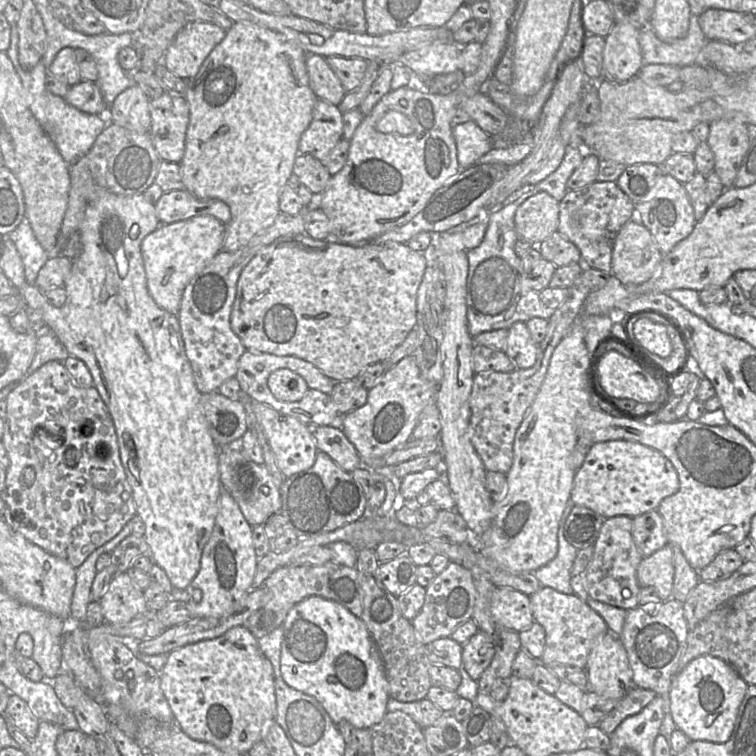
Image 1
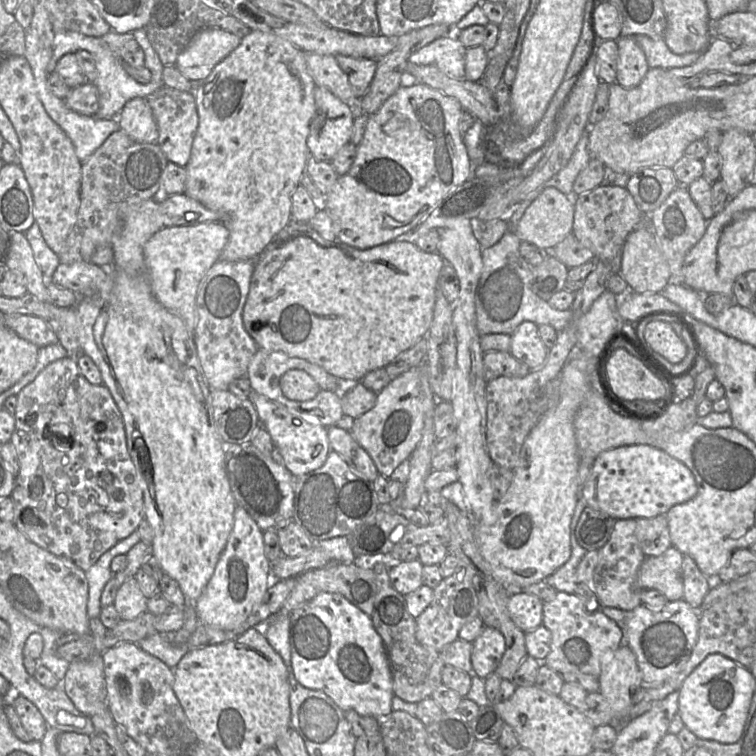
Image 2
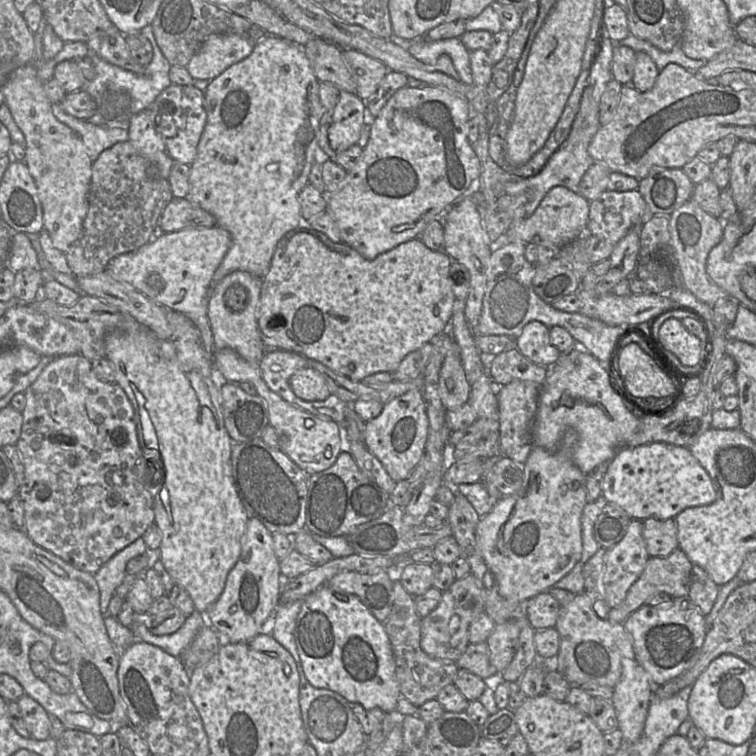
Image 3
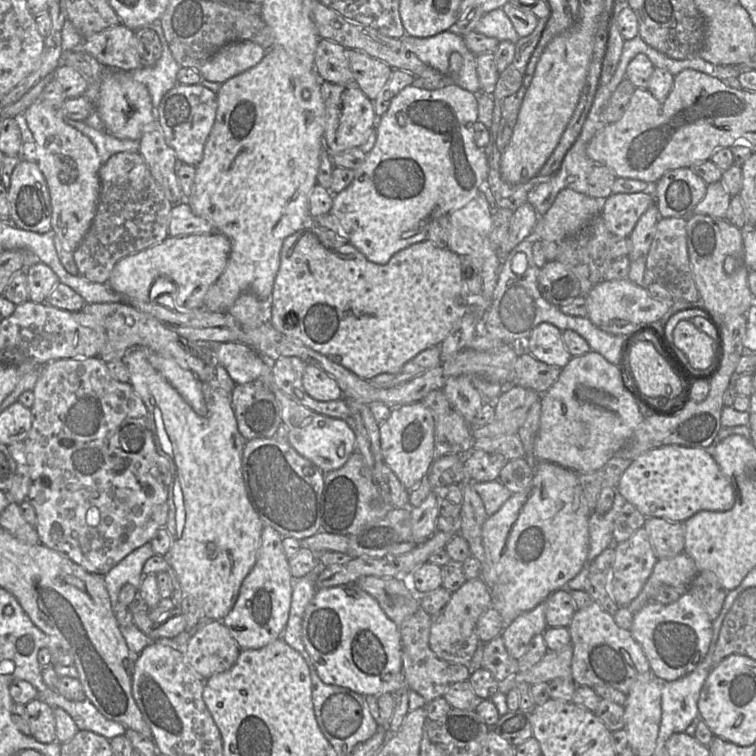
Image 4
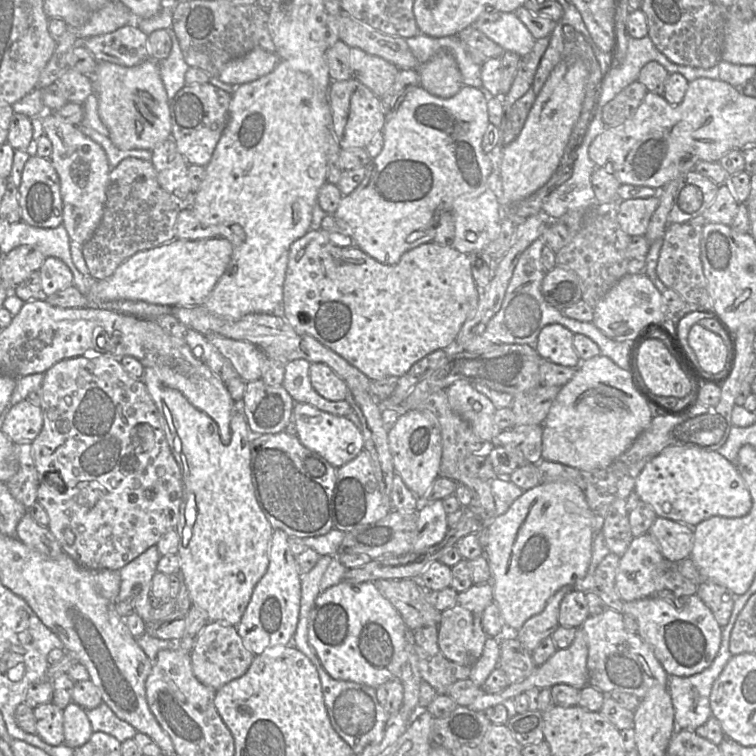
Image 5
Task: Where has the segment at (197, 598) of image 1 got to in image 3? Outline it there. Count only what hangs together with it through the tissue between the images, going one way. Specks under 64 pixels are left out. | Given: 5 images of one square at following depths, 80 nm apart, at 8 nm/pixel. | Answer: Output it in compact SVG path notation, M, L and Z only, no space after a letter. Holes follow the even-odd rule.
M249 518L241 540L241 554L228 573L223 592L205 612L206 624L220 631L231 643L246 642L261 633L265 621L279 605L283 578L280 560L273 549L273 534L256 518Z

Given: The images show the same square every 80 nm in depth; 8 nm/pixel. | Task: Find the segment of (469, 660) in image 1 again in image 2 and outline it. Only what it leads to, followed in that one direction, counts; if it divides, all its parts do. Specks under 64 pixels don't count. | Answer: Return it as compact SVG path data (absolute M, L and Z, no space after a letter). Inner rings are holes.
M484 627L472 642L471 664L474 674L485 679L495 673L505 652L503 634L491 627Z

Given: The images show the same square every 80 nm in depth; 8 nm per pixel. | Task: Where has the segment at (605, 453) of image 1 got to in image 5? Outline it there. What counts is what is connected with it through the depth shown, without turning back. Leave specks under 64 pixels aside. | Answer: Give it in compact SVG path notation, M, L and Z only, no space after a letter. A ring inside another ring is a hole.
M666 449L651 459L636 478L634 493L651 505L658 517L668 518L695 527L714 516L739 518L747 515L752 506L750 493L735 463L717 451L697 449Z

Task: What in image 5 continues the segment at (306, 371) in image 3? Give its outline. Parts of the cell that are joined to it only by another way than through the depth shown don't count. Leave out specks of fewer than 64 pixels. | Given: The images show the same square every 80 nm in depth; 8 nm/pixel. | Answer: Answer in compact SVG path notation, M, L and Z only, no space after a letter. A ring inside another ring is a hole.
M311 363L309 377L316 392L330 401L345 400L348 386L328 365Z

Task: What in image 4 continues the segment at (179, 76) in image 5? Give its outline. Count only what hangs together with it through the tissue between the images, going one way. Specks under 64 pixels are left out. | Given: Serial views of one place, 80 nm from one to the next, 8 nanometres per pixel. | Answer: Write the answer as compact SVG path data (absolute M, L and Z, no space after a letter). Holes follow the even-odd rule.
M152 23L150 29L156 31L160 37L163 47L160 59L152 66L145 66L127 72L130 73L134 80L146 85L152 103L154 107L157 107L163 96L178 84L177 73L181 66L174 59L169 49L160 23Z

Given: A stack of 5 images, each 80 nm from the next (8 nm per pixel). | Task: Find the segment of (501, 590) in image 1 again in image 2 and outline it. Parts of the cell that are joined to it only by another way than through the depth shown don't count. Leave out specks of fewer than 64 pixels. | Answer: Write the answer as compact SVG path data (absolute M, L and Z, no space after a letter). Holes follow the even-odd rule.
M519 592L509 596L507 608L514 624L526 633L543 625L543 605L539 597Z

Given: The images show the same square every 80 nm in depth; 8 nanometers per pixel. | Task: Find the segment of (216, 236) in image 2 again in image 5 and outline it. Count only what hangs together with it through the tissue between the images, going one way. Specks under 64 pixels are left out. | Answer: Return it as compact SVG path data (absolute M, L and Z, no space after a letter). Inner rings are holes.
M211 237L200 240L175 238L170 242L143 250L129 257L117 267L111 276L103 280L96 280L85 297L88 306L114 300L139 300L164 306L201 305L228 269L231 257L232 245L223 237Z

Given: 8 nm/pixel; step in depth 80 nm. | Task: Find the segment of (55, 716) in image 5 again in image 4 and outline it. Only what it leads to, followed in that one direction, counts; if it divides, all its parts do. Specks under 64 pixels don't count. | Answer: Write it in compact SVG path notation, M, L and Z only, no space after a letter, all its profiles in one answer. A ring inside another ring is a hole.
M38 699L25 705L30 726L30 736L41 743L52 743L57 740L53 708Z

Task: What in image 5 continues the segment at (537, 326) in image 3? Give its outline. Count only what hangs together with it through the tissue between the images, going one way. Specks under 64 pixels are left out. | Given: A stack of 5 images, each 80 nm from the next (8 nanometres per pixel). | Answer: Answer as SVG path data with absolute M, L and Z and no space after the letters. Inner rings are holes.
M549 324L541 330L535 348L548 361L577 368L581 358L574 349L573 338L574 333L565 326Z

